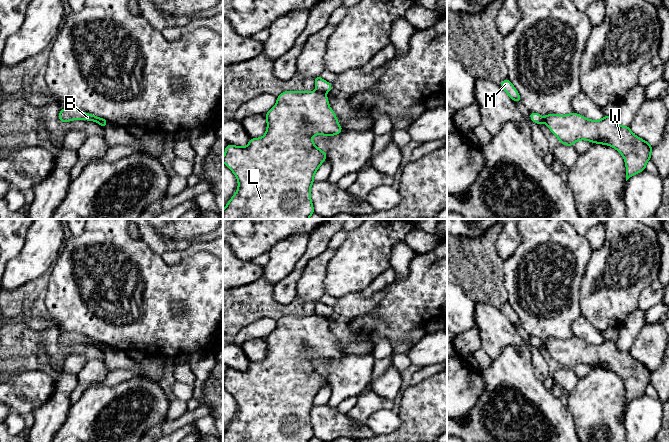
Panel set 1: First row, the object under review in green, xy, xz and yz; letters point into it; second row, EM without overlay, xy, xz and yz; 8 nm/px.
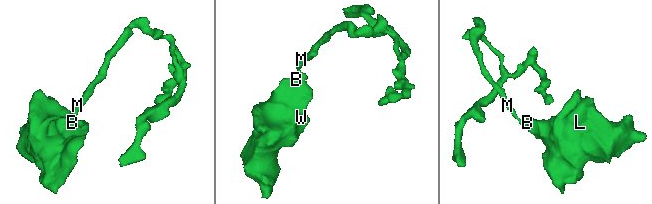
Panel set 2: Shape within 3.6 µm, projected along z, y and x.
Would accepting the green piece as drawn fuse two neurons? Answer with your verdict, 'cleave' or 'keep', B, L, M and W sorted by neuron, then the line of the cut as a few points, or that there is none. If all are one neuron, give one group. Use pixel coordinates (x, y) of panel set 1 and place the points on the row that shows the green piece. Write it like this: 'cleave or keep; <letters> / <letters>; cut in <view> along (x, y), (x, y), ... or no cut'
cleave; B L W / M; cut in xz along (317, 90), (324, 94)

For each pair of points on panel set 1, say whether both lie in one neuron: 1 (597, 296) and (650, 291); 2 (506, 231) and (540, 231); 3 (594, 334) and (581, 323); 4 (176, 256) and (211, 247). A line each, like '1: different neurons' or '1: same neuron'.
1: different neurons
2: different neurons
3: same neuron
4: same neuron

